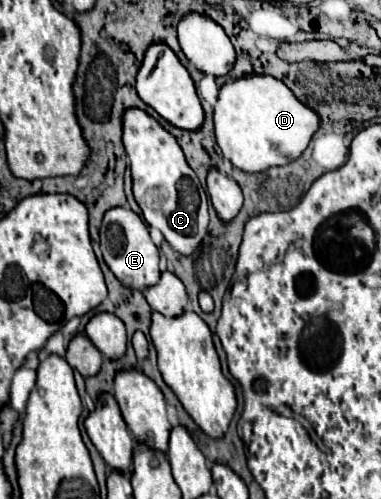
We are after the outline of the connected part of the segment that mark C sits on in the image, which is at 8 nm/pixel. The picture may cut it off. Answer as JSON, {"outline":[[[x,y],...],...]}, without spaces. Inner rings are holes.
{"outline":[[[144,110],[124,114],[124,146],[132,164],[132,190],[148,226],[158,228],[182,256],[192,256],[208,230],[208,196],[188,166],[176,138]]]}

